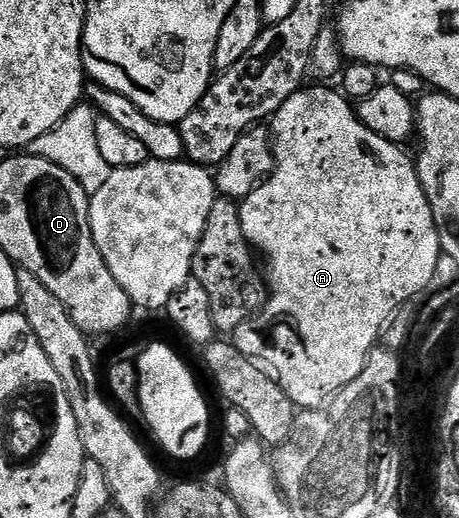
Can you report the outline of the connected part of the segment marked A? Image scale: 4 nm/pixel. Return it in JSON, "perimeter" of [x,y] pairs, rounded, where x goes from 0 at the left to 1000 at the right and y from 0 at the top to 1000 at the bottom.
{"perimeter":[[[675,166],[654,170],[619,197],[612,212],[603,212],[599,222],[588,226],[586,253],[599,295],[599,324],[590,330],[588,344],[521,394],[525,444],[534,452],[538,469],[549,481],[564,485],[566,479],[575,498],[582,500],[577,548],[586,562],[562,608],[516,629],[508,645],[508,662],[519,680],[562,699],[599,728],[612,753],[630,761],[630,768],[651,792],[702,788],[719,780],[743,751],[760,745],[760,737],[769,737],[778,722],[795,714],[802,691],[828,662],[834,631],[843,627],[845,614],[874,589],[902,581],[904,569],[926,566],[928,554],[937,550],[937,539],[943,537],[943,525],[952,521],[952,502],[961,488],[943,405],[935,382],[926,382],[926,367],[904,326],[904,309],[887,303],[871,280],[830,266],[830,259],[813,259],[804,243],[789,239],[767,195],[745,176],[728,170],[728,178],[721,166],[686,168],[695,170],[675,170]]]}

